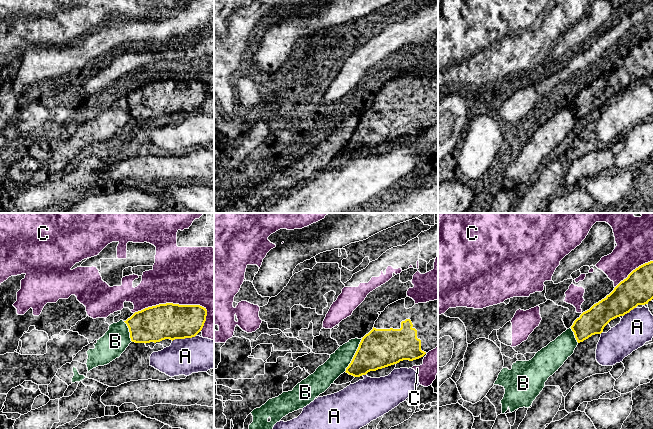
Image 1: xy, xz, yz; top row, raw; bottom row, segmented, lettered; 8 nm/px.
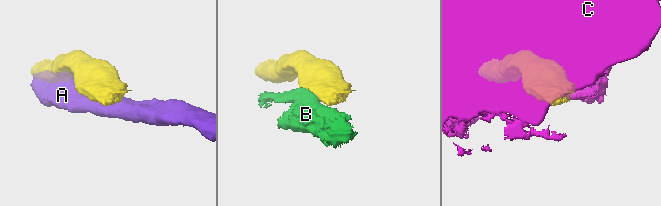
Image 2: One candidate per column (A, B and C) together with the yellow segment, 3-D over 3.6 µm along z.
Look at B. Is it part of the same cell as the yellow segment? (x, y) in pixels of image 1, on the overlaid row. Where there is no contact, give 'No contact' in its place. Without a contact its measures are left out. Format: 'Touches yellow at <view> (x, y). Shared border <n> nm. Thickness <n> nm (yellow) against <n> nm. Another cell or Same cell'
Touches yellow at xz (354, 355). Shared border 300 nm. Thickness 320 nm (yellow) against 160 nm. Another cell

